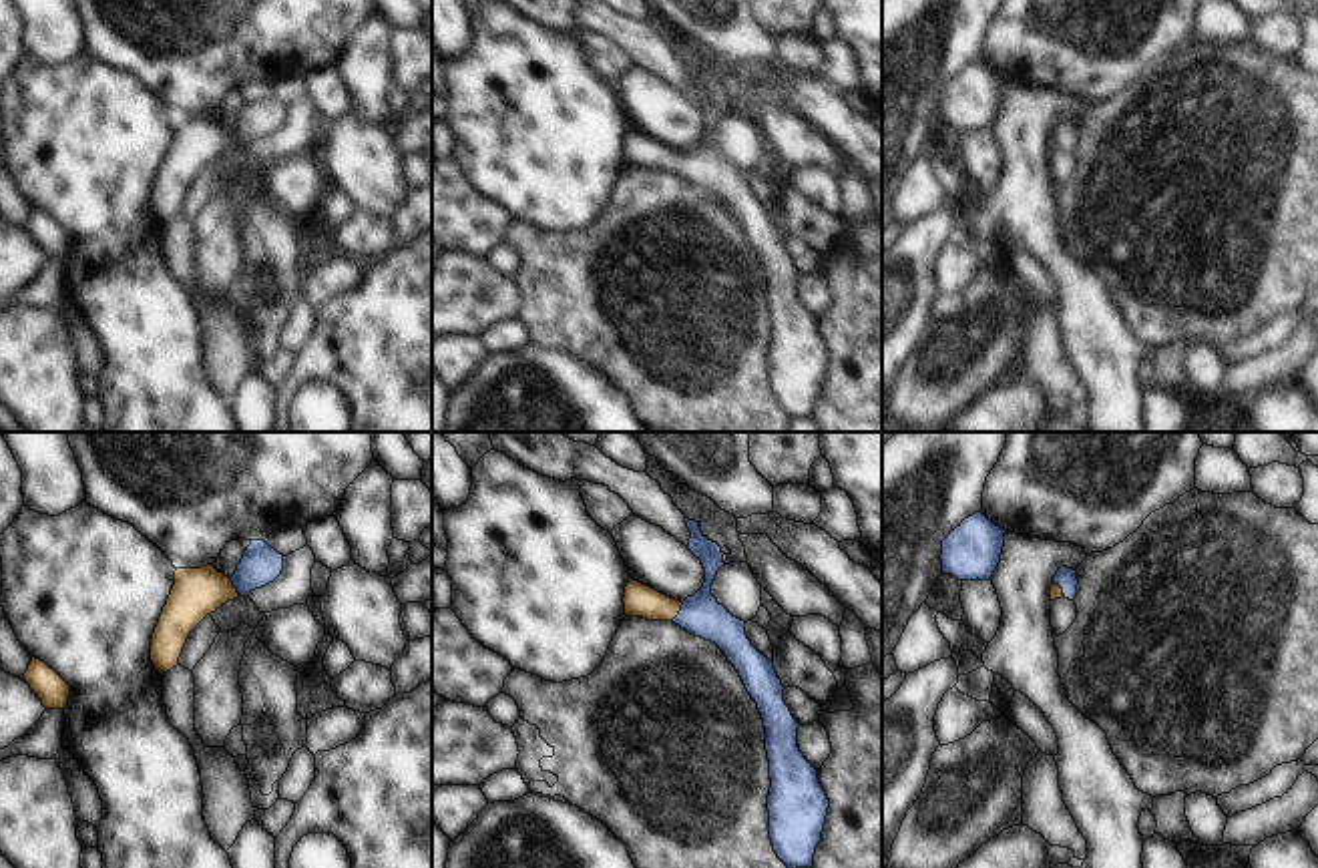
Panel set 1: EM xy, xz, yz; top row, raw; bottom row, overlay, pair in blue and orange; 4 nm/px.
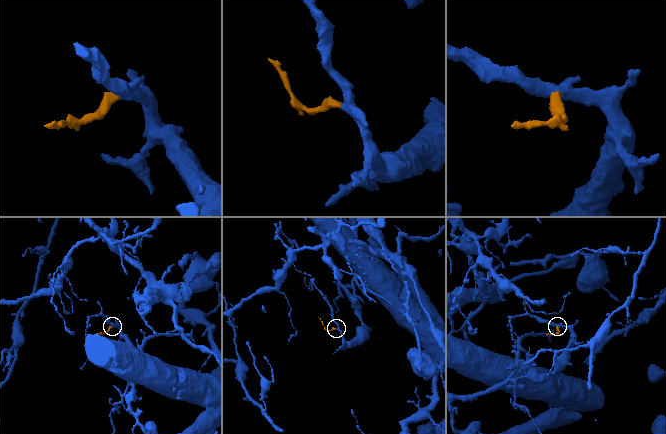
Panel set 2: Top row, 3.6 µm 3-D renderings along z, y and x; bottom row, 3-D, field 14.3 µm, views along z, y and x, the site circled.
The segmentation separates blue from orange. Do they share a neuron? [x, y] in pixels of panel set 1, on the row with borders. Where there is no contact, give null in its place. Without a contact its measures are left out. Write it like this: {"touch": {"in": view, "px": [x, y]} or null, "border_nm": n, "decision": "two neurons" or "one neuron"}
{"touch": {"in": "xy", "px": [234, 585]}, "border_nm": 90, "decision": "one neuron"}

